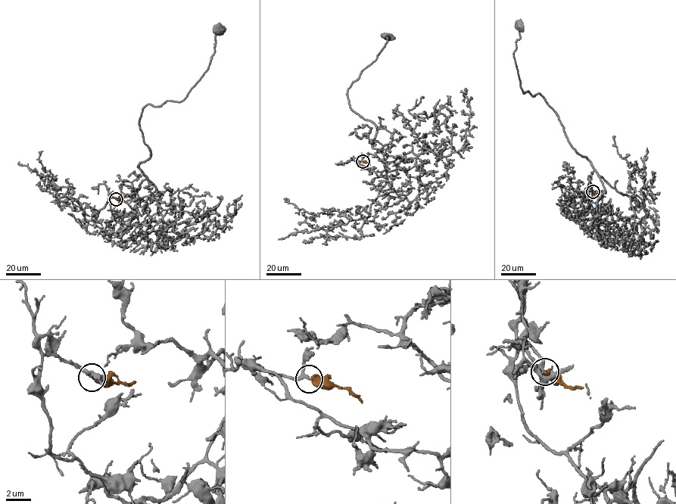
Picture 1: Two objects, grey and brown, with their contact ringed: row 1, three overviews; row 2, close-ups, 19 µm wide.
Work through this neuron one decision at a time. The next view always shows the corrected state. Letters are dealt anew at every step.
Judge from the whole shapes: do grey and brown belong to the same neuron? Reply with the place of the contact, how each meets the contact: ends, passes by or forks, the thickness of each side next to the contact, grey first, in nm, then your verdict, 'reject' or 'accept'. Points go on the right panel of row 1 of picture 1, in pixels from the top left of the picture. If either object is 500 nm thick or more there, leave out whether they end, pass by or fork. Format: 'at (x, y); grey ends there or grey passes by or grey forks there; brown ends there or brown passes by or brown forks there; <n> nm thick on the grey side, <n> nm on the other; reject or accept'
at (593, 191); grey passes by; brown ends there; 190 nm thick on the grey side, 480 nm on the other; accept

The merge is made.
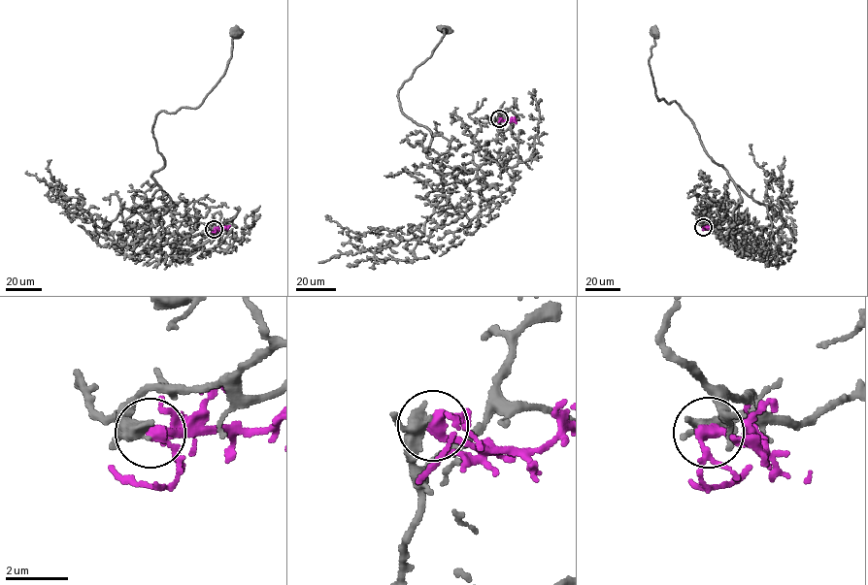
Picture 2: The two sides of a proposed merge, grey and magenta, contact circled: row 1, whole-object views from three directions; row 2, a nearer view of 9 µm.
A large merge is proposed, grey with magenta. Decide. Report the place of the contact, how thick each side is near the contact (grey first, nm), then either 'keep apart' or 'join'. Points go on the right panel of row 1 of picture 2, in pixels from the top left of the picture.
(703, 227) | 400/320 nm | keep apart

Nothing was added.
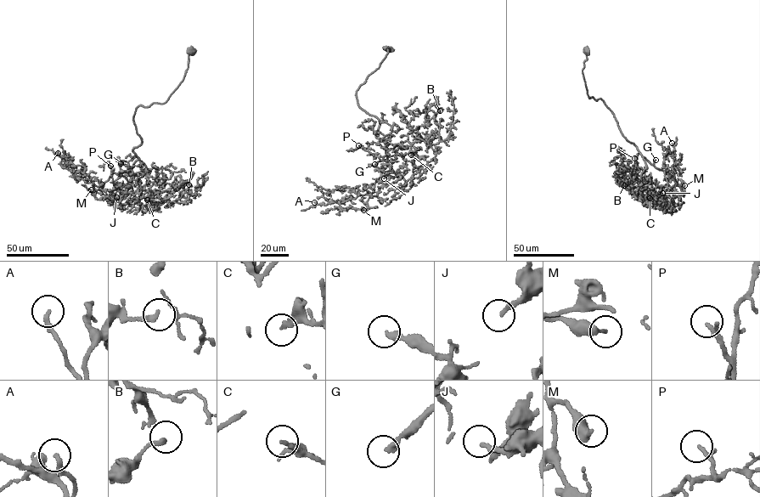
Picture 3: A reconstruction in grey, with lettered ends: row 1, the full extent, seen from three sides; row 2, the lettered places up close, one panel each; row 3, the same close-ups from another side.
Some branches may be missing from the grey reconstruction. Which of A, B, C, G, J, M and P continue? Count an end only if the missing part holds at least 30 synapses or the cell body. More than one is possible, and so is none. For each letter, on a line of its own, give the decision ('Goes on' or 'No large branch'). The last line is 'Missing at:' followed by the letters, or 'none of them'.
A: Goes on
B: No large branch
C: No large branch
G: Goes on
J: No large branch
M: No large branch
P: No large branch
Missing at: A, G

